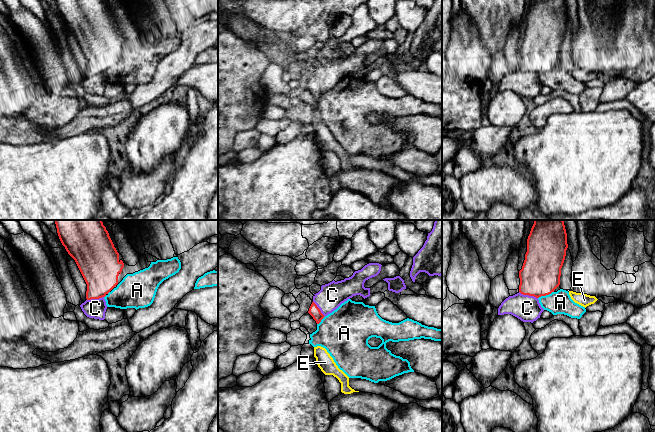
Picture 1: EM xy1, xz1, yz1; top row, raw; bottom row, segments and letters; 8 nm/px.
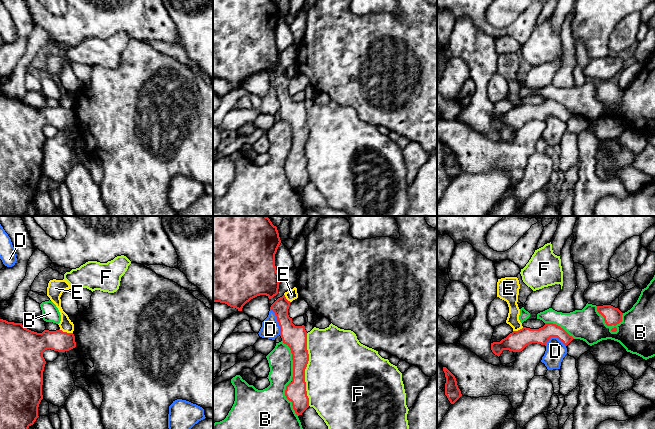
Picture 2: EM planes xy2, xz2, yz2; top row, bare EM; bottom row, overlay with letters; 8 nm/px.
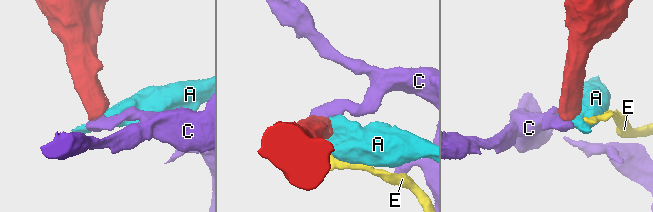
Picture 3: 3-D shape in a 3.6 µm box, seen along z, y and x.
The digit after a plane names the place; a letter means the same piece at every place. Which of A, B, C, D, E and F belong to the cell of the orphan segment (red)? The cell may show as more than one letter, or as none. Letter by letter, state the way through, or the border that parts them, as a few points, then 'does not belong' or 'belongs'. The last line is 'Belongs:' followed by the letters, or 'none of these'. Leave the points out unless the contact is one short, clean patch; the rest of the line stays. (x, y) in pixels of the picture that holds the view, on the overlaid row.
A: along yz1 (553, 291), (538, 298) | does not belong
B: does not belong
C: across yz1 (540, 275), (528, 294), (527, 308) | belongs
D: along xz2 (270, 308), (275, 315), (280, 334) | does not belong
E: along xy2 (59, 329), (72, 333) | does not belong
F: does not belong
Belongs: C

